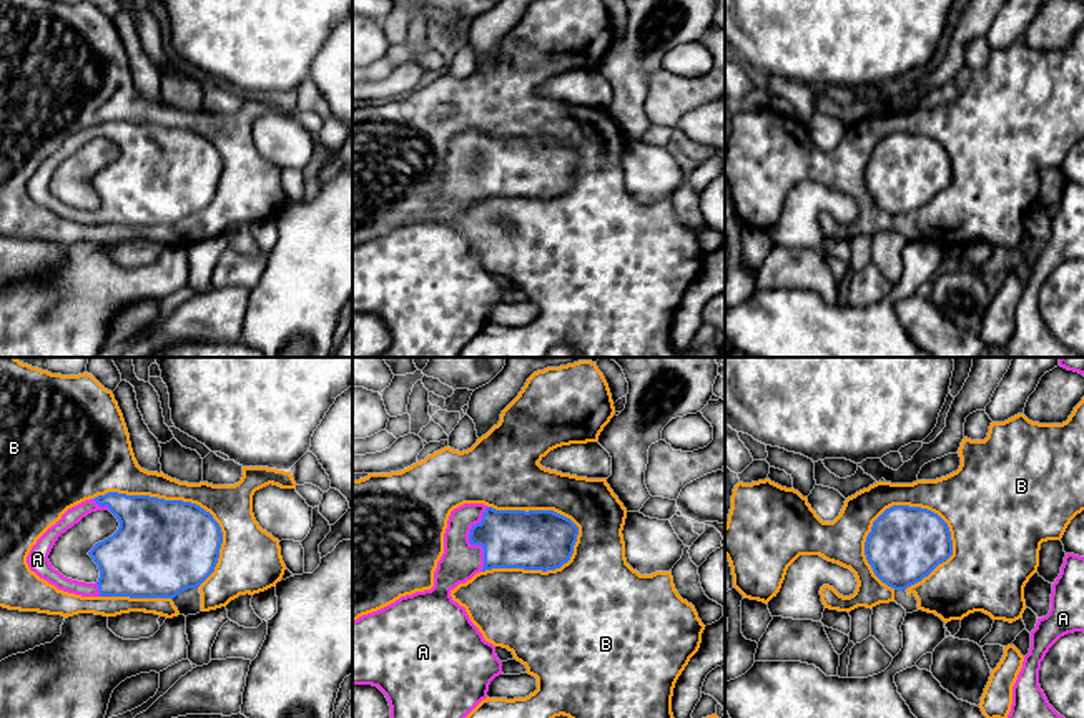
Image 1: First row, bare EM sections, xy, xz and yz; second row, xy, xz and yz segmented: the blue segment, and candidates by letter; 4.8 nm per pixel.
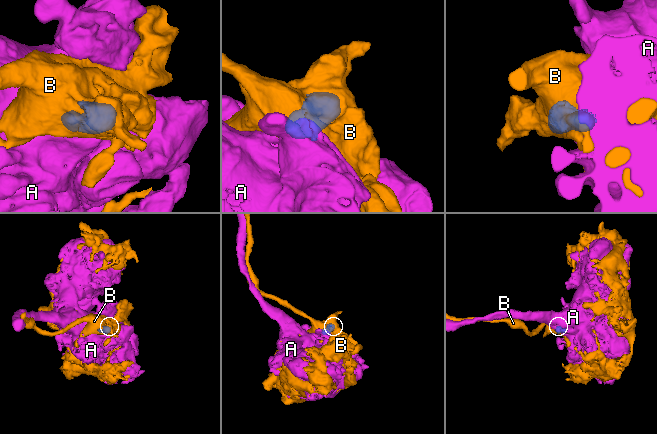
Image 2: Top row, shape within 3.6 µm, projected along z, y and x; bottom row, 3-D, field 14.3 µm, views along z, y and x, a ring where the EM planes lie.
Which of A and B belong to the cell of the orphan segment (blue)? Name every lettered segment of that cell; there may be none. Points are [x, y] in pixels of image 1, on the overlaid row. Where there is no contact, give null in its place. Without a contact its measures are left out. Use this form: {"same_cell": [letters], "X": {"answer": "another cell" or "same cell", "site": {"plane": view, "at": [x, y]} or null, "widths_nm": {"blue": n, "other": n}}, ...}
{"same_cell": ["A"], "A": {"answer": "same cell", "site": {"plane": "xz", "at": [471, 542]}, "widths_nm": {"blue": 280, "other": 190}}, "B": {"answer": "another cell", "site": {"plane": "yz", "at": [873, 526]}, "widths_nm": {"blue": 360, "other": 220}}}

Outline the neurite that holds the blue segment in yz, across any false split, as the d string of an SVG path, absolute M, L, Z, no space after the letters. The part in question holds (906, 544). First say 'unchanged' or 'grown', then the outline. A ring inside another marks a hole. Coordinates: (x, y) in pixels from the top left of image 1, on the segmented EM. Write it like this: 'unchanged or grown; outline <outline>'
unchanged; outline M893 505L873 522L865 555L883 583L906 590L953 555L951 532L928 509Z

